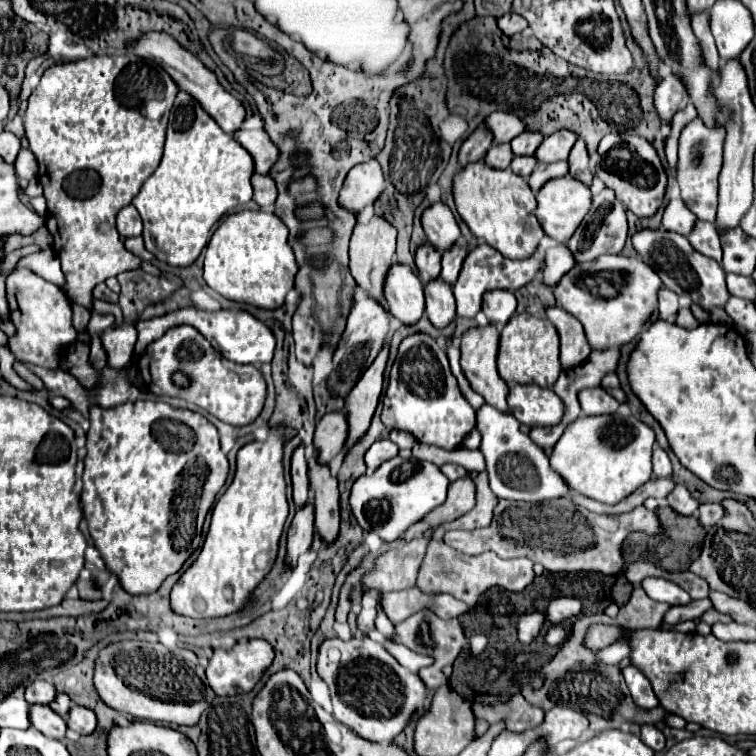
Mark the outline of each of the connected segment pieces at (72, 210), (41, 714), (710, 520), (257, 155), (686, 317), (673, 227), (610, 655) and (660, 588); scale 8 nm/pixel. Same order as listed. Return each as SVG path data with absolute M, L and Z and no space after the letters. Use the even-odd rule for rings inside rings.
M92 55L80 61L72 61L72 63L62 63L62 65L54 65L50 69L44 71L38 87L32 91L32 95L28 97L28 109L24 113L24 129L26 129L26 139L30 143L32 153L38 159L38 181L44 187L44 197L48 201L48 217L52 223L46 223L50 227L50 233L54 237L54 247L58 251L58 257L62 261L62 271L66 277L64 283L64 291L68 295L68 299L72 303L78 303L82 307L86 307L90 313L92 309L92 289L98 283L104 283L108 277L116 277L118 273L124 271L132 271L138 269L142 259L136 257L134 253L126 251L124 243L120 241L120 235L116 231L116 213L130 205L130 201L136 197L136 193L140 191L142 183L154 173L154 169L158 167L160 159L162 159L162 151L164 151L164 135L166 135L166 125L168 125L168 111L172 109L174 97L178 93L176 83L172 83L170 75L166 75L166 71L162 71L162 67L158 67L154 61L146 61L140 59L136 55Z
M32 705L30 709L30 719L32 719L32 725L44 733L46 737L52 737L52 739L58 739L58 741L64 741L66 739L66 721L64 717L60 717L58 713L54 713L48 705L42 707L42 705Z
M706 503L698 509L698 519L704 527L716 525L726 515L726 509L720 503Z
M238 129L232 133L232 137L234 137L234 141L240 141L240 145L250 153L250 157L254 161L254 171L266 175L270 171L272 163L278 159L278 149L272 145L266 131L262 131L262 129L258 129L258 131Z
M680 307L676 321L680 323L680 327L686 327L686 329L694 329L694 327L698 327L698 325L700 325L700 323L698 323L698 319L692 315L690 307Z
M674 195L664 211L664 219L662 219L662 225L668 229L668 231L678 231L680 235L688 235L692 229L694 229L694 223L696 223L696 215L692 215L682 199L678 195Z
M624 637L620 639L620 643L614 643L614 645L610 645L610 647L606 647L604 651L600 651L600 663L620 663L620 661L624 661L624 659L628 659L630 657L630 647L626 647L626 645L630 645L628 641L624 641Z
M646 577L642 581L642 589L654 601L664 601L670 605L686 605L690 601L690 595L686 595L680 585L664 577Z

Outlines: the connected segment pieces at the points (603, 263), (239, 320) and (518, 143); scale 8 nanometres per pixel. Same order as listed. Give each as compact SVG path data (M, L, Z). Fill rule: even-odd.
M602 255L588 263L574 265L554 287L556 303L574 315L594 349L620 347L640 335L652 311L658 305L658 289L662 281L652 267L646 267L640 259L628 259L624 255Z
M184 307L178 311L172 311L168 315L162 317L154 317L148 321L138 319L136 321L136 331L138 331L138 341L136 341L136 355L142 355L146 351L146 347L160 339L164 335L164 331L168 331L174 325L192 325L196 327L208 341L210 345L224 355L226 359L234 361L234 363L252 363L252 365L262 365L262 363L270 363L272 355L274 355L274 335L272 331L258 321L256 317L252 317L246 311L228 311L228 309L220 309L220 311L204 311L204 309L196 309L196 307Z
M524 131L522 135L518 135L514 141L510 141L514 155L534 155L536 149L542 143L542 133L536 131Z

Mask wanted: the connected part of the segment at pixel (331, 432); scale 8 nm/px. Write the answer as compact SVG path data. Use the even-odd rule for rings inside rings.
M326 413L314 431L314 449L318 451L318 463L328 465L338 453L342 453L346 443L346 415Z

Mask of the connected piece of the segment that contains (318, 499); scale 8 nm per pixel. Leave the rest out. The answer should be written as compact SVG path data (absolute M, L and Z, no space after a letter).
M314 455L308 459L310 465L310 489L312 503L316 507L316 533L324 545L332 545L340 535L340 501L338 481L330 475L328 467L318 467Z

